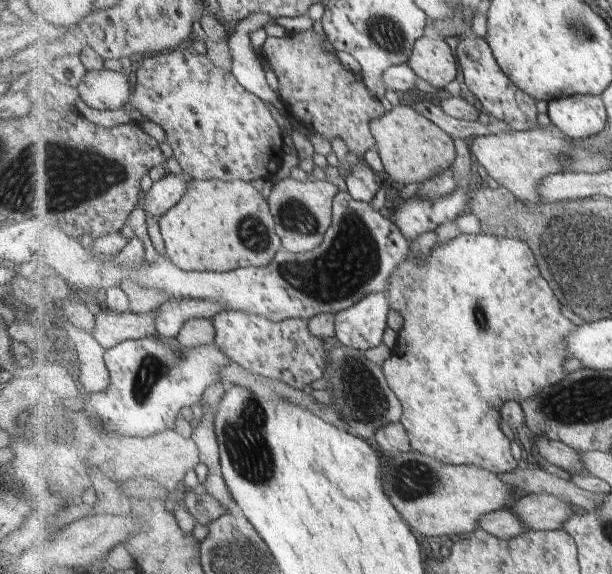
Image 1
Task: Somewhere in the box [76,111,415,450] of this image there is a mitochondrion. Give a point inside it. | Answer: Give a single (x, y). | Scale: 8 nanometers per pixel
(353, 259)

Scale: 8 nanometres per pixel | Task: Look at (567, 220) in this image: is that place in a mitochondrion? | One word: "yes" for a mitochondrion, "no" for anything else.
yes

